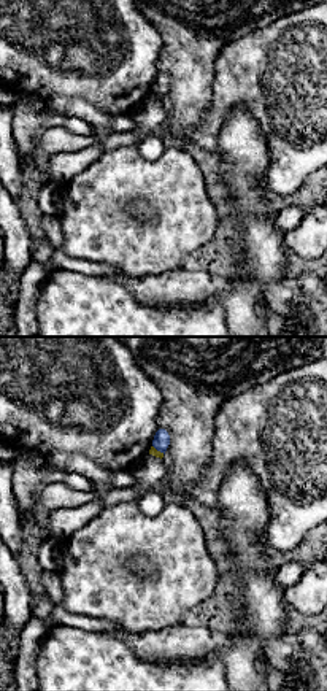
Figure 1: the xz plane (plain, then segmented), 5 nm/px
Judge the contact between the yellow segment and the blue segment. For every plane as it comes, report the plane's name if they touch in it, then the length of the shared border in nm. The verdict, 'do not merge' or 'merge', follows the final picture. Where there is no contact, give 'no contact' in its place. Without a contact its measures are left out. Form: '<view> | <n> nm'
xz | 80 nm

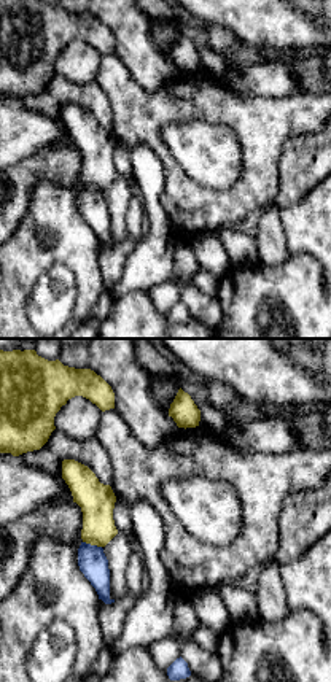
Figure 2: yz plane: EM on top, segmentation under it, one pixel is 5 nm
yz | 100 nm

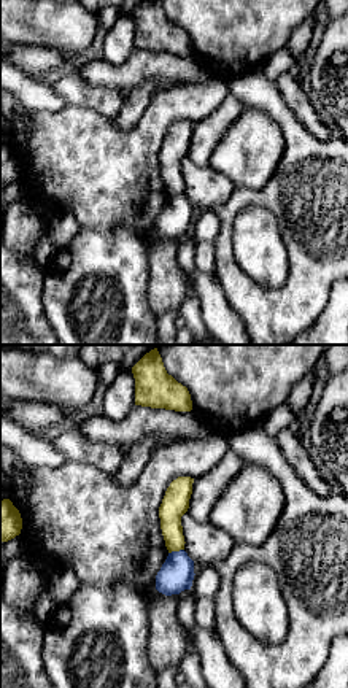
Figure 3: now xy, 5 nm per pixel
xy | 80 nm

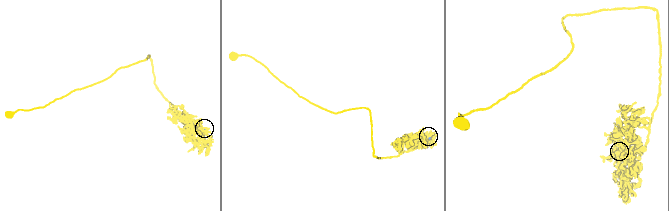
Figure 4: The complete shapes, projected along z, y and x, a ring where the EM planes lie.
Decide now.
do not merge

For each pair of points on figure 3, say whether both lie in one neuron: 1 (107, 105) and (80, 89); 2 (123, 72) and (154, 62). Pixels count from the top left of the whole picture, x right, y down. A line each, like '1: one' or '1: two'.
1: one
2: one

